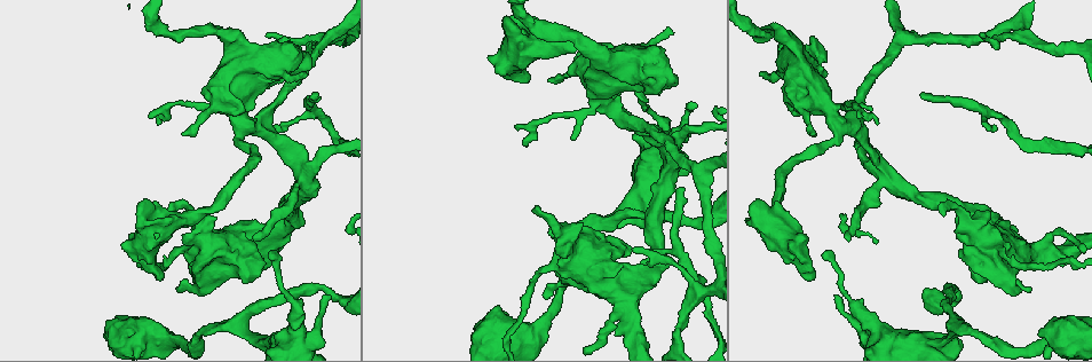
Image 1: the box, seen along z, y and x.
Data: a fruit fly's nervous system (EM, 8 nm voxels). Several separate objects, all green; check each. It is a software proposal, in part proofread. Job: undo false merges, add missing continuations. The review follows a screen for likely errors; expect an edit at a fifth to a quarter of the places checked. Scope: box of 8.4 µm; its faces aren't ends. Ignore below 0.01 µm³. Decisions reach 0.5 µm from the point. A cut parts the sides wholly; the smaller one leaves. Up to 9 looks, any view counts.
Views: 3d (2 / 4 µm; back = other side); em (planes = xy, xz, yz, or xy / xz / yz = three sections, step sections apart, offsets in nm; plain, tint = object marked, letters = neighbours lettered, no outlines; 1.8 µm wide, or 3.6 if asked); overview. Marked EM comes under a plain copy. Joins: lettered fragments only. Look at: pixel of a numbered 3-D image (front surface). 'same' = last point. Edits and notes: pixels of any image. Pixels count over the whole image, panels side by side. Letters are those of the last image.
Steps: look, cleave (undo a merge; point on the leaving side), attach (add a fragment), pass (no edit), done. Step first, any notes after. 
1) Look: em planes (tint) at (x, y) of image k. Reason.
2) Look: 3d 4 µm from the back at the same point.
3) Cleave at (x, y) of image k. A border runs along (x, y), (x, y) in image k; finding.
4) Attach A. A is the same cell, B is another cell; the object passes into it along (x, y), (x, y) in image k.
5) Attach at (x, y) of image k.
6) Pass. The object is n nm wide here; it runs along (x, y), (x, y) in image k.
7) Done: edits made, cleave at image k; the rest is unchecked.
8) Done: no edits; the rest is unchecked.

Look: 3d 2 µm from the back at (919, 95) of image 1. Branch stops here.

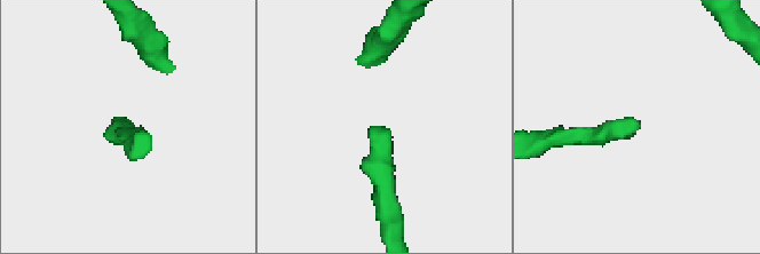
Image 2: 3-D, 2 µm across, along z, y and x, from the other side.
Look: em planes (tint) at (379, 127) of image 2. Now the EM.

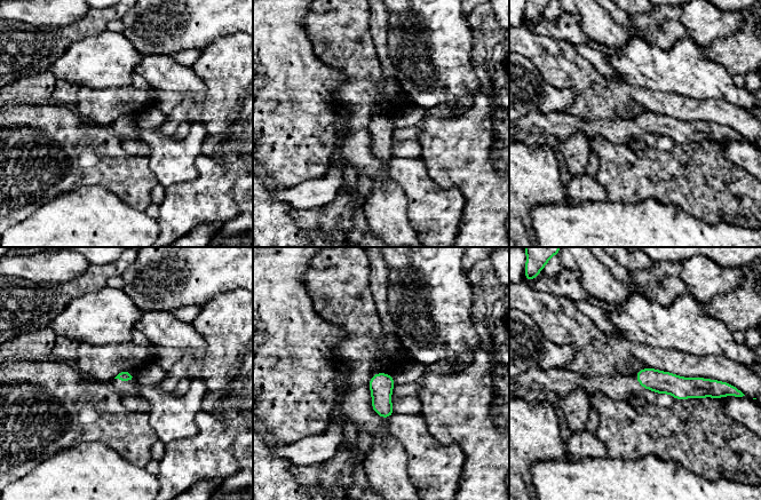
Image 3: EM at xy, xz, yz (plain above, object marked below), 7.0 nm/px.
Look: em planes (letters) at the same point.

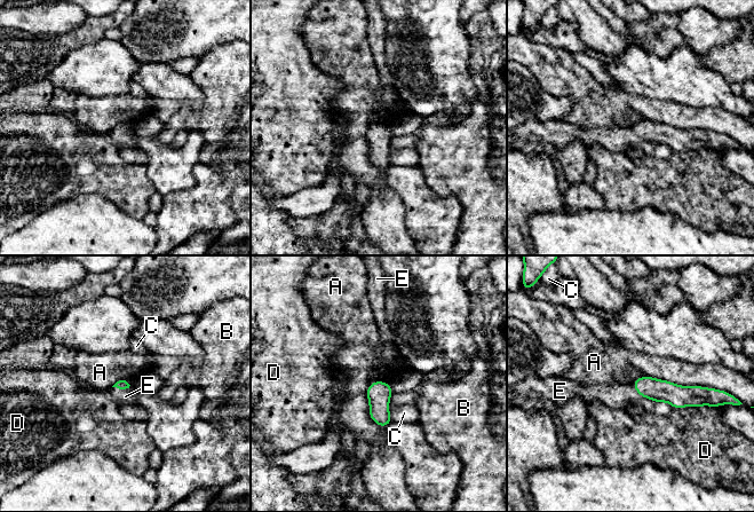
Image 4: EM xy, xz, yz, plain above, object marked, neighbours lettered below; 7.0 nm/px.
Attach E. E is the same cell, A, B, C and D are other cells; the object passes into it along (121, 384), (122, 388), (121, 396) in image 4; the cell continues.

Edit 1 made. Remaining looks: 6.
Look: 3d 4 µm at (845, 235) of image 1. An open end.

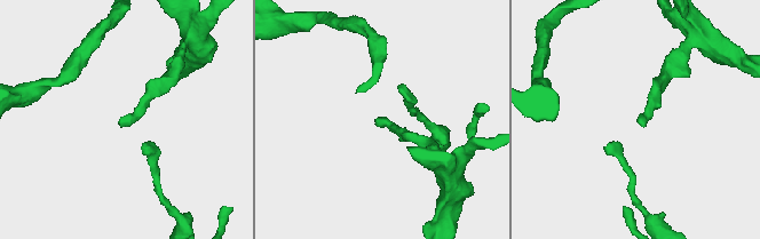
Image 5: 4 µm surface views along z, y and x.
Look: em planes (letters) at (638, 123) of image 5.

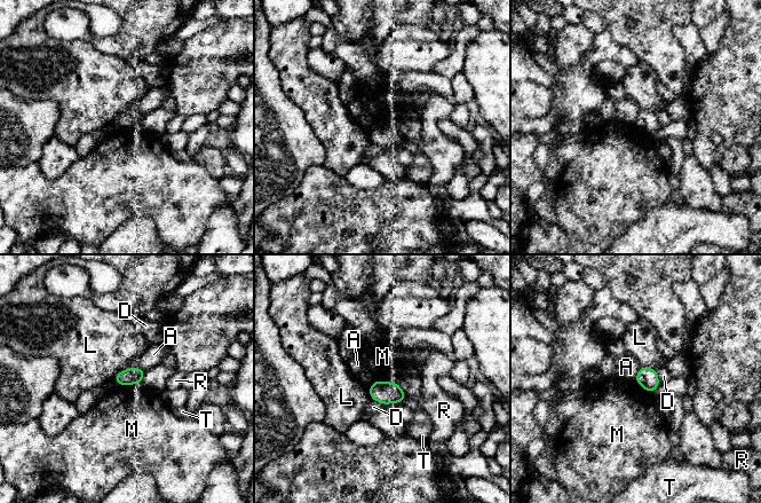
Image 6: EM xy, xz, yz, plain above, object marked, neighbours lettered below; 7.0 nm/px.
Pass. The object is 120 nm wide here; A, D, L, M, R and T are other cells; a border runs along (141, 383), (119, 385) in image 6; no lettered fragment goes on from it.

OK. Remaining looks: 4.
Look: 3d 2 µm from the back at (972, 330) of image 1. A narrow waist.

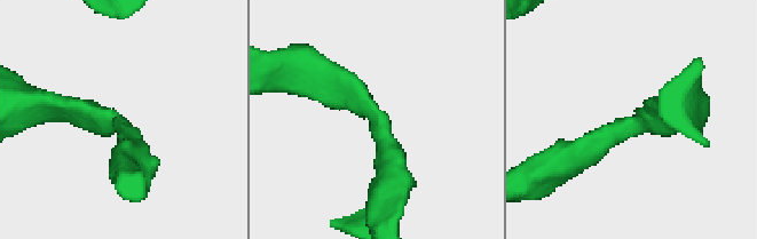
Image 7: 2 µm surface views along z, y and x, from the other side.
Look: em yz step 16 (letters) at (375, 119) of image 7. The arms are 220, 220 nm wide.

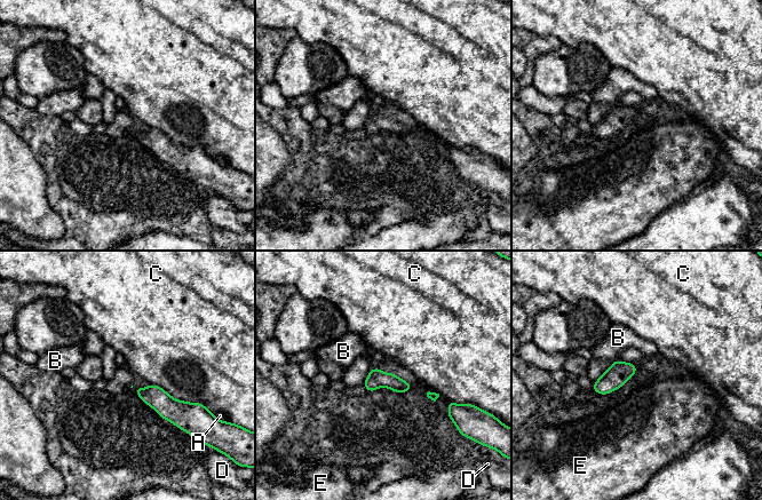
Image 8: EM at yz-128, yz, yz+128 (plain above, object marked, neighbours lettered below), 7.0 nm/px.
Pass. The longest contact is with C, 400 nm; A, B, C, D and E are other cells; a border runs along (149, 383), (200, 403) in image 8; continuous, no second cell.

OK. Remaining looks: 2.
Look: em planes (letters) at (695, 106) of image 1. An open end.

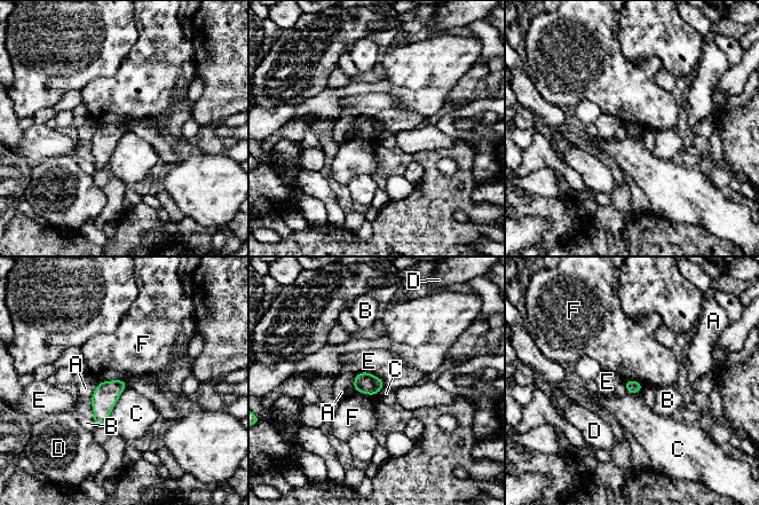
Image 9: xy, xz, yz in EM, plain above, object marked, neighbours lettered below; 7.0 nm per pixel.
Pass. A, B, C, D, E and F are other cells; a border runs along (127, 381), (103, 380), (99, 383) in image 9; no lettered fragment goes on from it.

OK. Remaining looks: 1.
Done: edits made, attach at image 4; the rest is unchecked.

